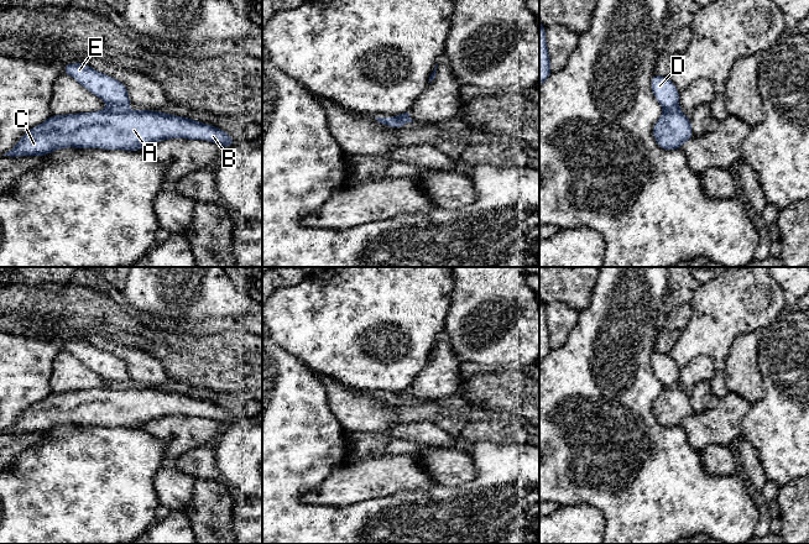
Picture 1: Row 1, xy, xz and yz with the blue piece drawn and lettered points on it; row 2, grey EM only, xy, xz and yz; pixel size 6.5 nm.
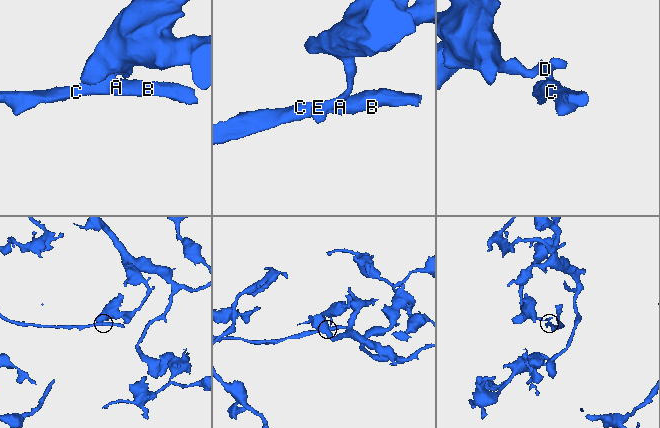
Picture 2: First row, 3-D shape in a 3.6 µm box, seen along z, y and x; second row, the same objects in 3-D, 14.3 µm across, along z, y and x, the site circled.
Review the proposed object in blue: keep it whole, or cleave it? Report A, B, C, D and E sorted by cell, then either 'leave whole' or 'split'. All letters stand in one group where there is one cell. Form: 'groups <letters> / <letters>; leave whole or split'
groups A B C / D E; split

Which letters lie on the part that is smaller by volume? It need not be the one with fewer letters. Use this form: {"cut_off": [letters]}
{"cut_off": ["A", "B", "C"]}

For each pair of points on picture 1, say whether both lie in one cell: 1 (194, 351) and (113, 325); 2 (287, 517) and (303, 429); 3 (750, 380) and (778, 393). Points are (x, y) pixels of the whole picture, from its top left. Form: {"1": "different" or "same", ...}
{"1": "same", "2": "same", "3": "different"}

